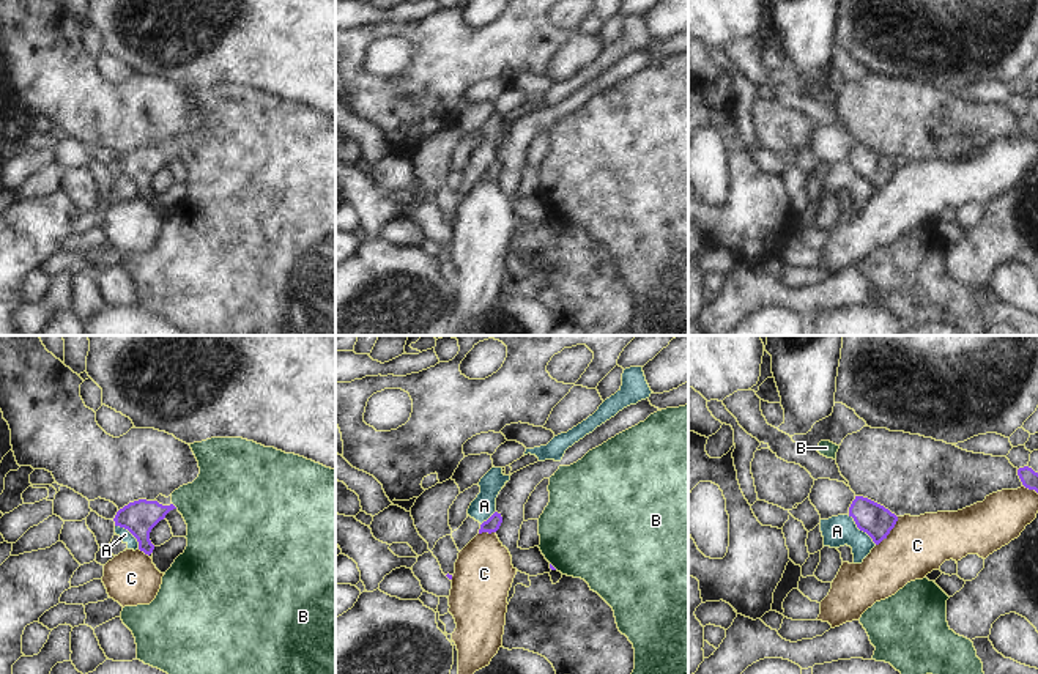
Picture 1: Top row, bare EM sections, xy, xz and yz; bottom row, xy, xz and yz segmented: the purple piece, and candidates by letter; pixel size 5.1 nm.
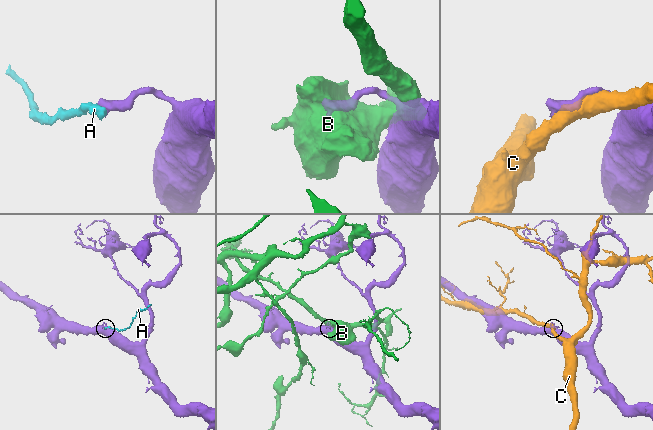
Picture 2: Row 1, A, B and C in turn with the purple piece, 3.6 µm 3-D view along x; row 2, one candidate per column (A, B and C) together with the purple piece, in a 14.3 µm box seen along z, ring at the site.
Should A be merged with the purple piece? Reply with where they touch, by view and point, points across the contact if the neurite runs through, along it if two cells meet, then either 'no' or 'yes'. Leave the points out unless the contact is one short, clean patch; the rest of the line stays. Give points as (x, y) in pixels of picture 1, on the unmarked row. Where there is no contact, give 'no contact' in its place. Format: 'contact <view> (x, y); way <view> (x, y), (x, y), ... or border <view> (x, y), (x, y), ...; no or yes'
contact yz (860, 177); border yz (848, 162), (876, 191); no

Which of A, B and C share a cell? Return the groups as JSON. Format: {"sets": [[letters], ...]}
{"sets": [["A"], ["B"], ["C"]]}

